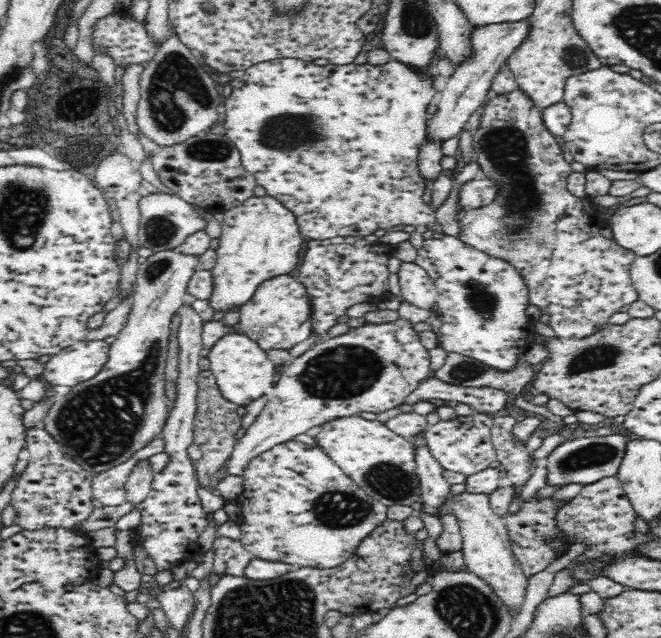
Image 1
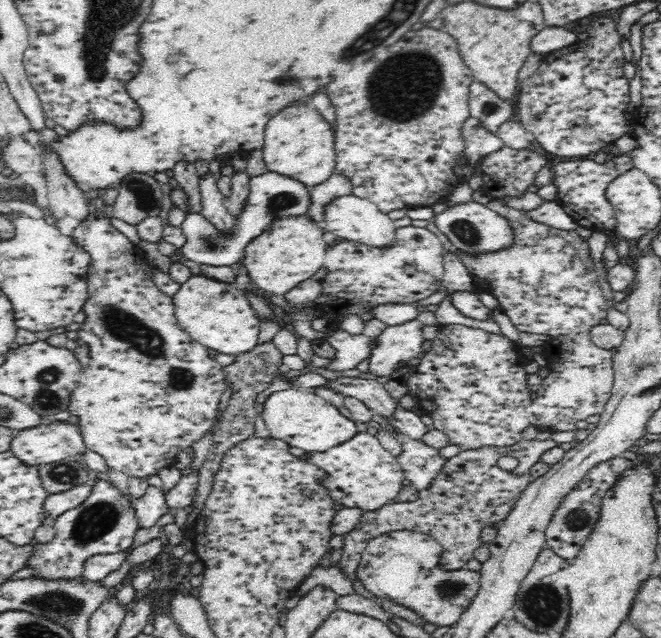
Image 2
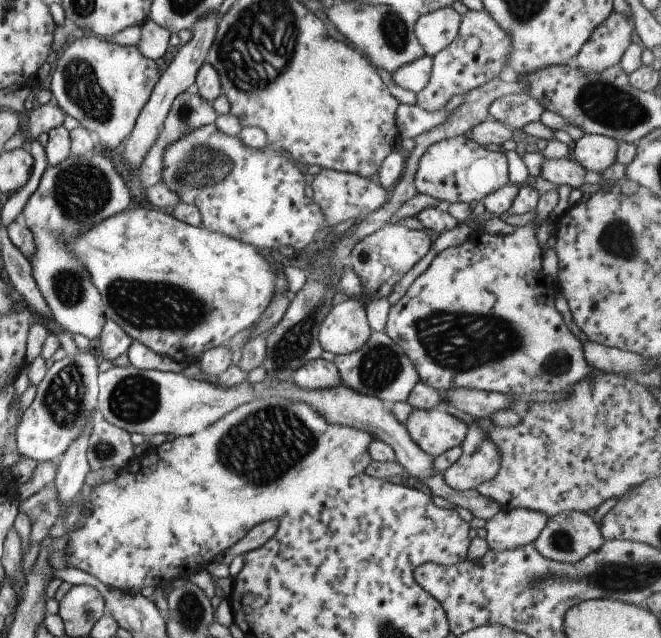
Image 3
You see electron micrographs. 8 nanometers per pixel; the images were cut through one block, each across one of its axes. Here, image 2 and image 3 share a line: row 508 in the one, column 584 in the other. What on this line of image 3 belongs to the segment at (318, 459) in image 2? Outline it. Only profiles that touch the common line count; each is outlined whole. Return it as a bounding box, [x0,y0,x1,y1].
[385,186,594,396]

